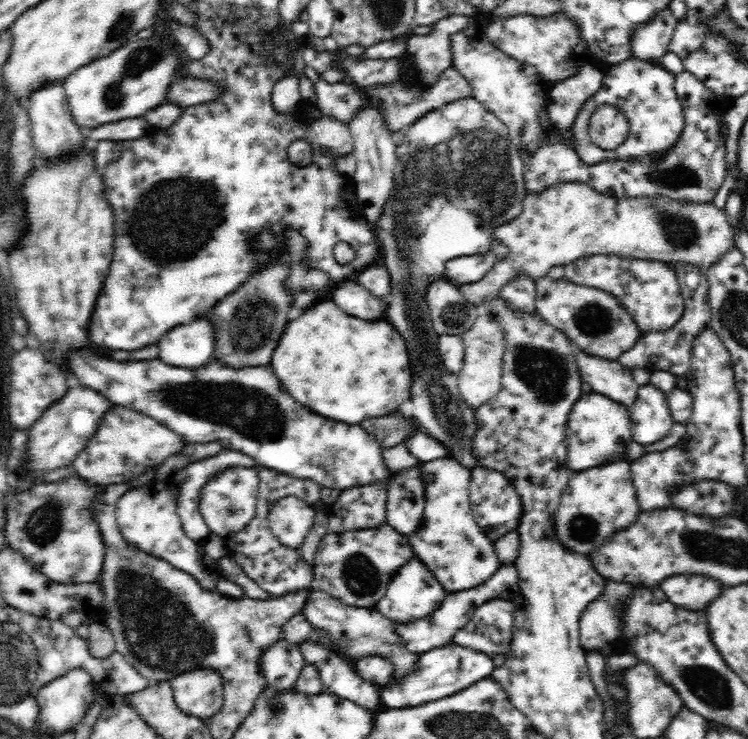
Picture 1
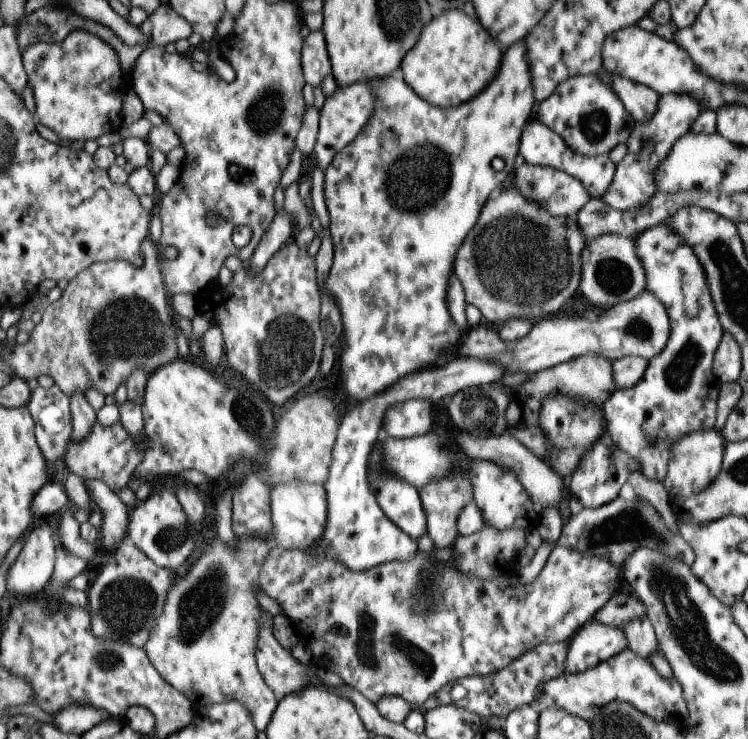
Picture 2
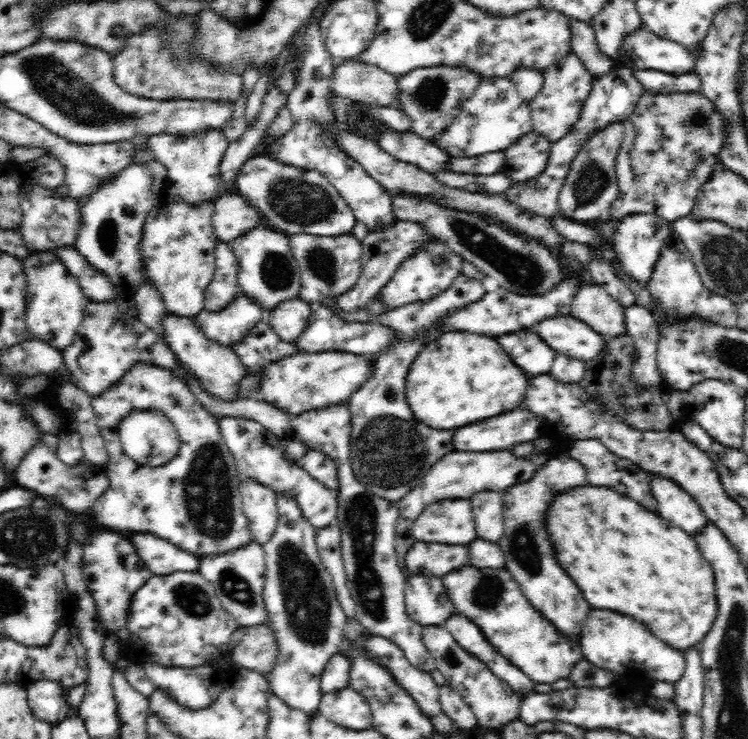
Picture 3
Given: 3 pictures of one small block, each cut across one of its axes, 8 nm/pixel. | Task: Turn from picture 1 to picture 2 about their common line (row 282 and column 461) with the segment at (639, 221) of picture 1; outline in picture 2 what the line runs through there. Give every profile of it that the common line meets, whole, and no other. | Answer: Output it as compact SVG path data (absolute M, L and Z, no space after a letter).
M447 474L431 484L418 490L421 508L425 516L425 532L433 542L433 549L451 548L451 544L459 538L457 518L463 506L472 502L472 487L468 480L459 474Z

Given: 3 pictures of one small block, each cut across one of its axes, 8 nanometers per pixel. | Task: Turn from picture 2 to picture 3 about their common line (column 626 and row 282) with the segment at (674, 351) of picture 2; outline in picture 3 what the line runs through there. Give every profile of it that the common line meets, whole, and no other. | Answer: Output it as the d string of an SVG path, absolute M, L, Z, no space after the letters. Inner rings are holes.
M433 238L409 258L406 258L394 276L390 278L385 288L378 294L379 300L386 312L393 311L395 308L414 302L428 302L432 298L438 298L442 292L446 292L454 282L456 277L462 274L463 259L454 250L450 249L446 243ZM437 259L446 259L446 266L437 266Z

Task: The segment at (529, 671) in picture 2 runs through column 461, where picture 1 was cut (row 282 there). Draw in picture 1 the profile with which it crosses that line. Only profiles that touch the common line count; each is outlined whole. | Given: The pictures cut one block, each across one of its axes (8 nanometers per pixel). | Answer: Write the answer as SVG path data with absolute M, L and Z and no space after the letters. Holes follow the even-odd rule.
M672 262L670 266L677 275L677 280L681 286L681 294L685 303L684 312L681 319L672 328L665 331L645 333L628 352L624 352L625 354L618 362L628 369L642 368L648 372L668 371L677 376L685 375L691 367L693 338L709 325L711 308L708 297L709 283L705 271L692 266L690 263ZM696 270L700 282L696 288L690 288L686 284L686 276L696 272Z

